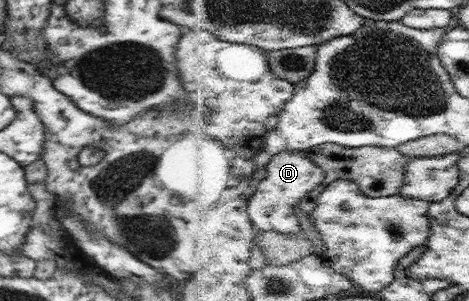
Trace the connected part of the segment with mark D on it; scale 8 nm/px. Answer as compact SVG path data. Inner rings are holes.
M285 150L275 154L266 169L268 175L255 182L256 192L249 199L248 212L253 225L260 231L300 234L302 228L294 208L326 180L326 171L302 150Z

